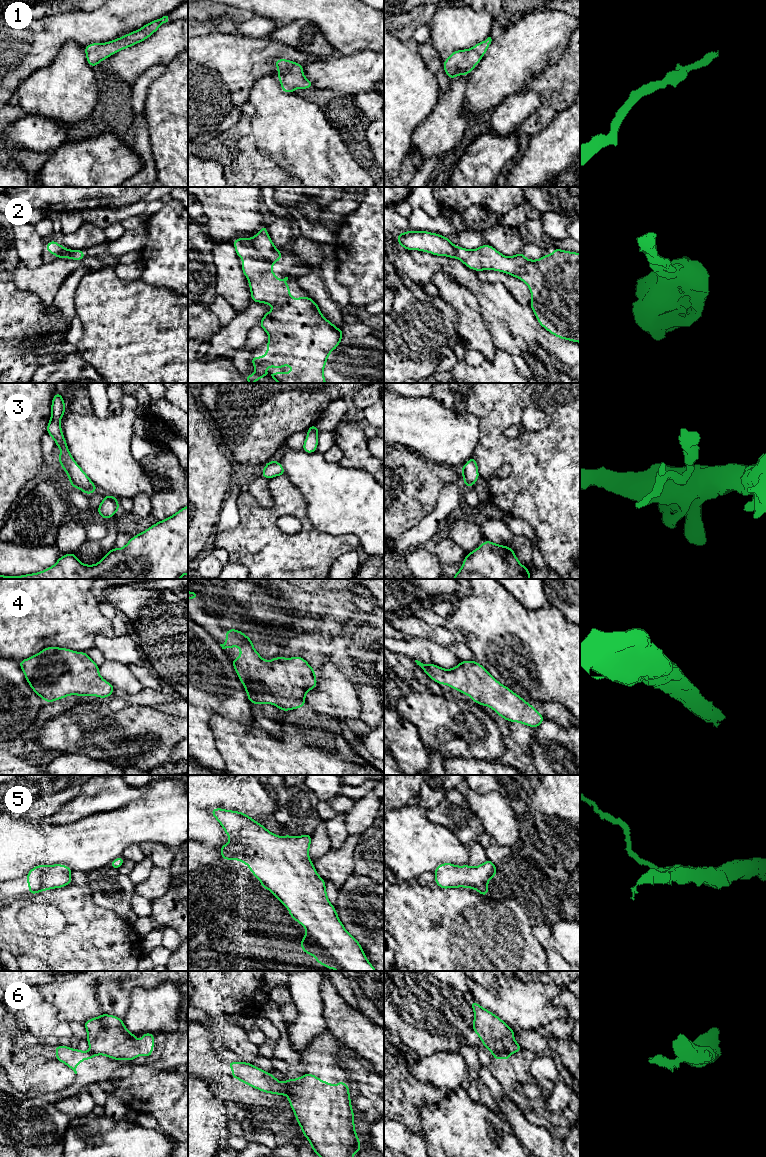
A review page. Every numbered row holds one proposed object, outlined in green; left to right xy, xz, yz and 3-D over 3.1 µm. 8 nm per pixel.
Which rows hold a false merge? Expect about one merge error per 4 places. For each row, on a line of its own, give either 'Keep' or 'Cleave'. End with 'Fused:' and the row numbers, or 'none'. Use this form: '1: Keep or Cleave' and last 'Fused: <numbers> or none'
1: Keep
2: Keep
3: Keep
4: Keep
5: Keep
6: Cleave
Fused: 6

